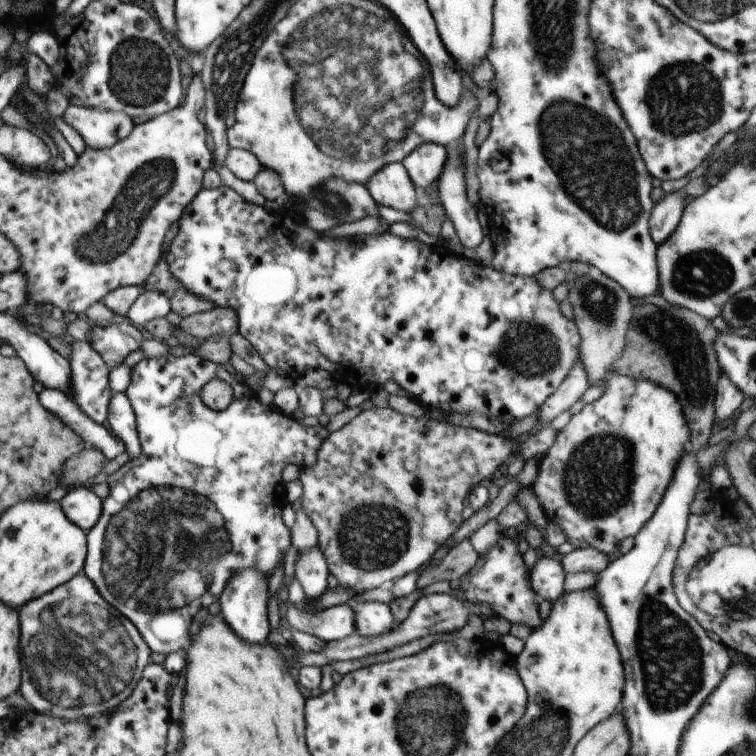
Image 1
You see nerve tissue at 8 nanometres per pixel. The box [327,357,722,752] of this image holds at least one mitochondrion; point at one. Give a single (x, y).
(657, 627)

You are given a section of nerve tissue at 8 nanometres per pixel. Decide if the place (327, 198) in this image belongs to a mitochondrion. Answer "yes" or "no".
yes

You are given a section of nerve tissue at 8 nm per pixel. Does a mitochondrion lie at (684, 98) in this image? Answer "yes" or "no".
yes

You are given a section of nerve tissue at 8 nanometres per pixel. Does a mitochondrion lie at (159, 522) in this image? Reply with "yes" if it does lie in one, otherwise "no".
yes

